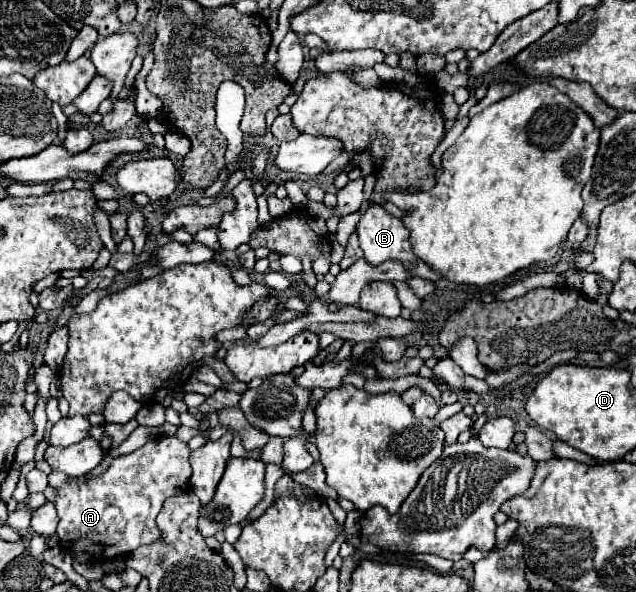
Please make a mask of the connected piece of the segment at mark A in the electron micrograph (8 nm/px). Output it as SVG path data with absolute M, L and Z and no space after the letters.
M158 436L152 442L144 444L144 448L138 448L130 454L118 456L112 460L110 468L92 480L86 478L64 478L60 480L60 472L52 472L48 476L50 486L58 488L56 496L56 510L60 516L58 522L58 538L62 546L66 546L72 554L78 552L90 552L96 560L110 560L116 556L128 556L134 548L142 544L150 544L160 538L160 530L156 528L156 516L164 504L166 498L176 496L178 492L186 492L188 478L192 469L188 458L190 448L186 442L182 442L176 436Z

